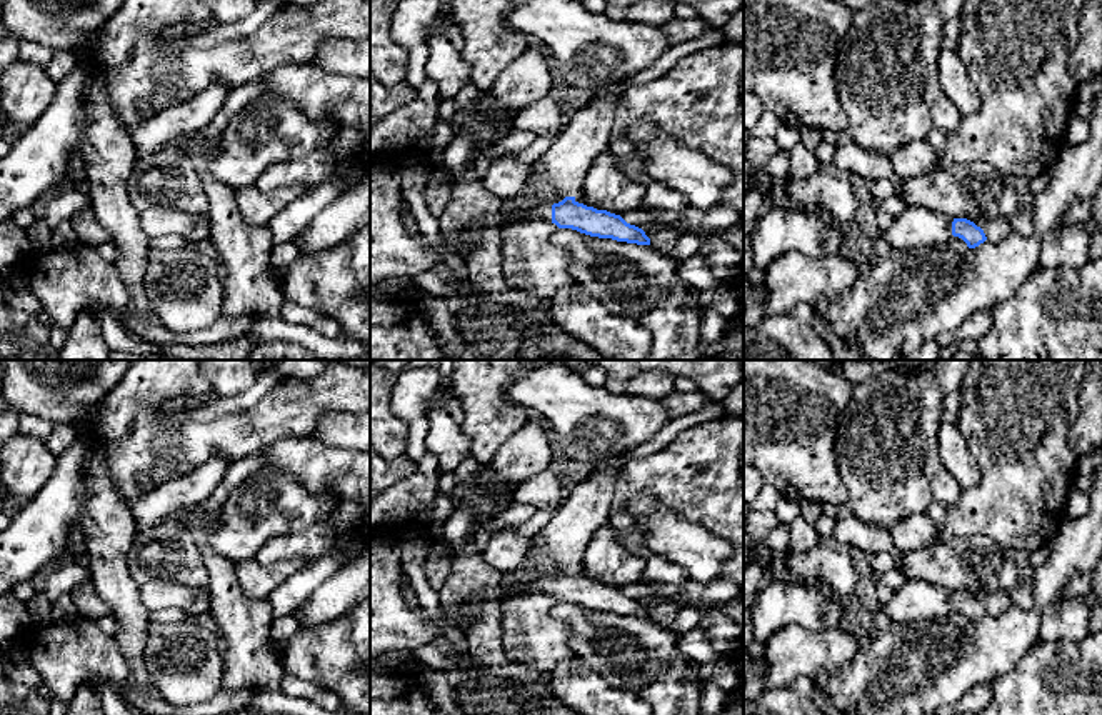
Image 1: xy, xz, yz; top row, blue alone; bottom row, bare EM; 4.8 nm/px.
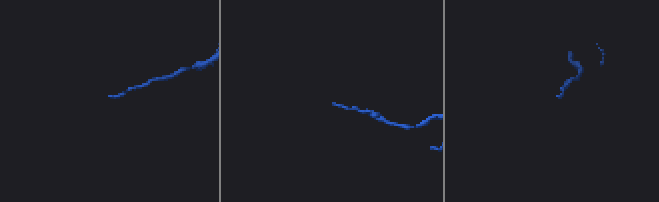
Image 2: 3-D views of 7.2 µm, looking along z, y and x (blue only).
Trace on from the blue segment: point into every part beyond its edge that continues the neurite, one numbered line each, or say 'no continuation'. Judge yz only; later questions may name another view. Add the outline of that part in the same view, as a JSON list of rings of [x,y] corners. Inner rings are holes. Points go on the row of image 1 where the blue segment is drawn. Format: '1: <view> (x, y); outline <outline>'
1: yz (914, 227); outline [[[905,207],[887,230],[882,230],[882,250],[900,252],[917,247],[945,247],[952,238],[954,218],[925,207]]]

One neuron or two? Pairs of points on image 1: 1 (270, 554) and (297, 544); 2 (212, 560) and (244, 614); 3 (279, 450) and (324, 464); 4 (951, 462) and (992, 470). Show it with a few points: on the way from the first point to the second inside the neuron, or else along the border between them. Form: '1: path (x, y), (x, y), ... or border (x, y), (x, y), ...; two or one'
1: path (277, 549), (290, 547); one
2: path (222, 574), (222, 585), (230, 600); one
3: path (290, 455), (305, 457), (312, 464); one
4: border (961, 432), (979, 469), (979, 480), (966, 490); two

